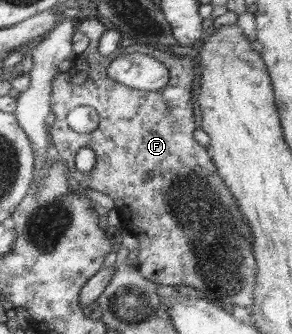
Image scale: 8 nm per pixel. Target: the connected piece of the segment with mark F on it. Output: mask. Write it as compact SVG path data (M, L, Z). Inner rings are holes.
M81 17L76 29L89 39L89 45L83 53L73 58L71 70L59 72L52 81L51 105L54 124L51 125L51 143L53 149L65 161L69 177L77 180L81 186L108 195L115 204L115 211L121 217L120 228L138 239L139 251L136 268L142 277L161 285L189 285L203 291L206 297L220 303L229 310L238 305L250 309L253 303L253 290L257 281L257 263L253 253L253 236L246 217L239 213L239 206L217 174L206 147L194 139L197 129L195 109L193 109L193 81L197 77L195 67L198 64L190 56L177 57L165 51L157 51L157 59L169 70L170 80L165 87L157 91L143 91L117 83L107 75L110 59L125 52L116 49L108 57L97 50L101 36L106 31L105 24L97 19ZM85 71L87 79L80 84L72 82L72 75ZM79 106L93 107L99 114L100 122L91 133L79 134L67 125L66 114ZM81 148L89 148L95 153L95 167L89 173L81 173L75 165L75 154Z

